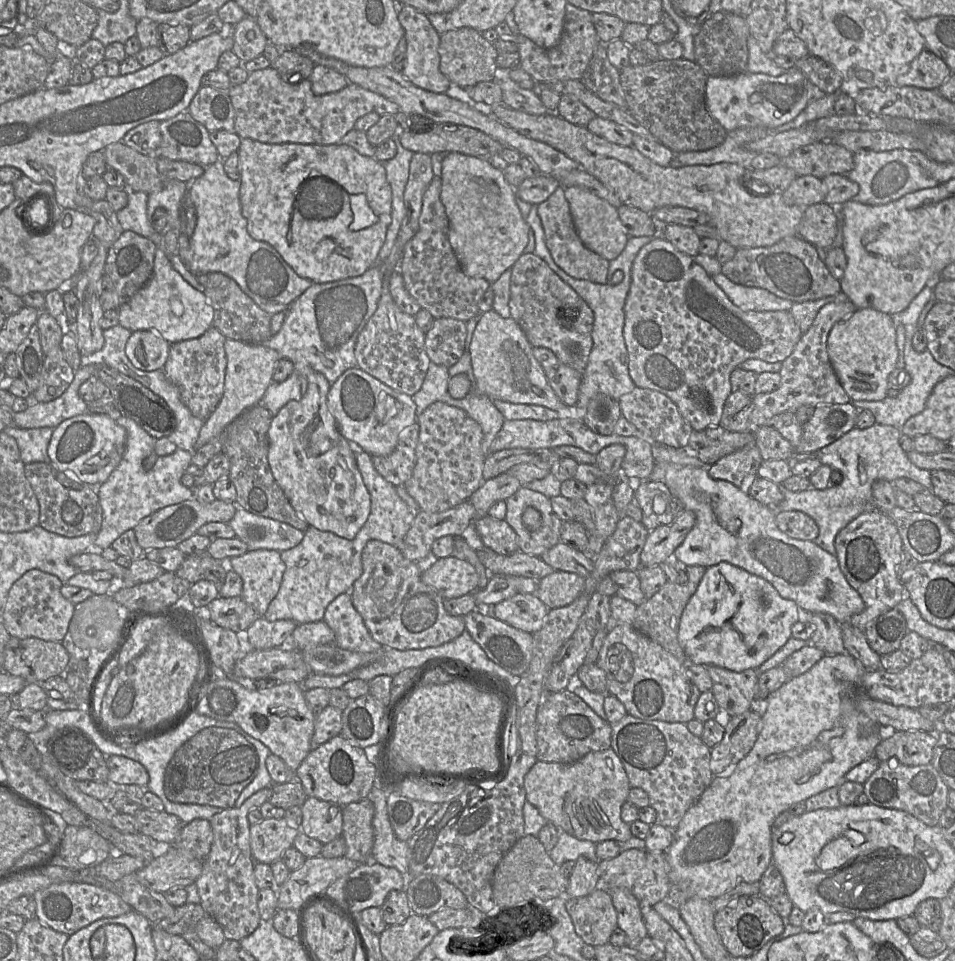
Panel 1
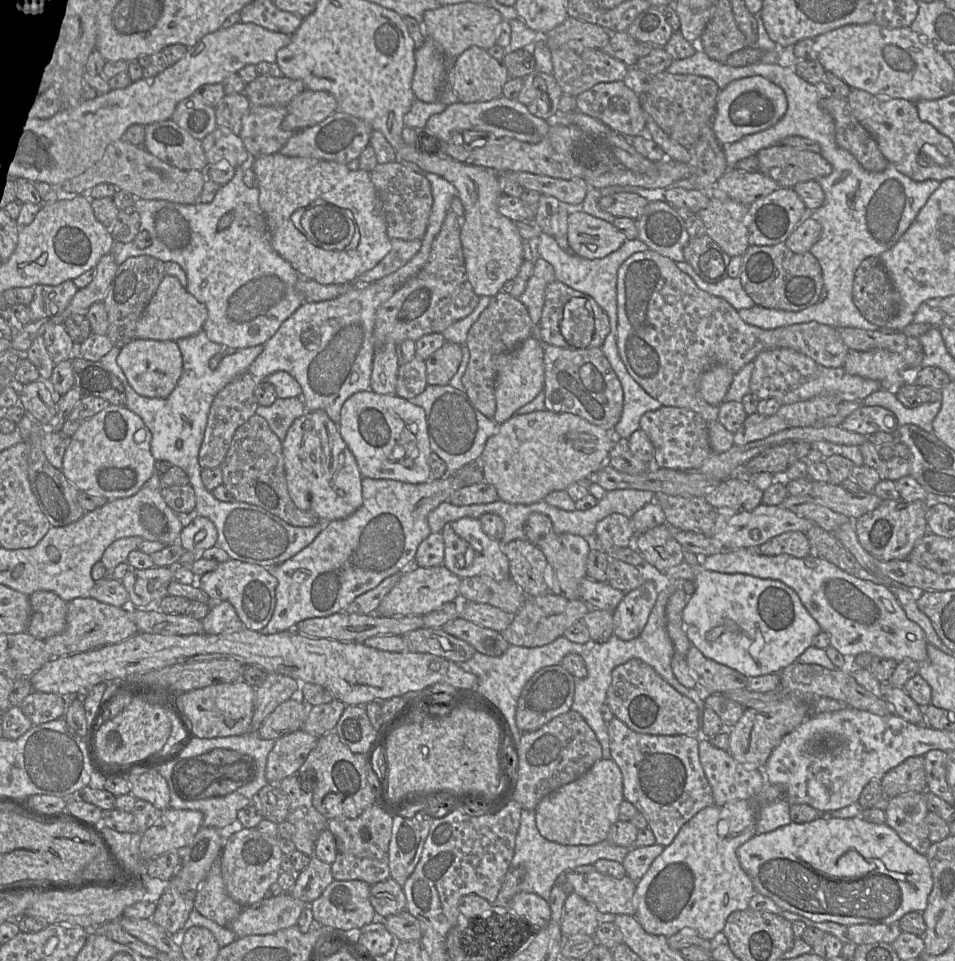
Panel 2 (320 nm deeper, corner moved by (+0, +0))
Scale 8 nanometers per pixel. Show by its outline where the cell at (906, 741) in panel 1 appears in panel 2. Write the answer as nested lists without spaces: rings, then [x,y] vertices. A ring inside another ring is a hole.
[[[913,756],[889,770],[881,779],[883,794],[893,798],[908,792],[927,791],[924,756]]]

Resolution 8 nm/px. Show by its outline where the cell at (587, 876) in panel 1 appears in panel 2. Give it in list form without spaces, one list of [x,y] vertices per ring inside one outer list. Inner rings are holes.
[[[576,892],[569,894],[564,904],[561,921],[564,939],[577,934],[594,936],[599,926],[597,912],[593,904]]]

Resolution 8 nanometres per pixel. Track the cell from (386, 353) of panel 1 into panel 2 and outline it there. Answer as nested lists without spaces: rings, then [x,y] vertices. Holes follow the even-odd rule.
[[[414,357],[411,361],[399,365],[396,385],[396,395],[406,400],[421,394],[426,386],[425,361]]]

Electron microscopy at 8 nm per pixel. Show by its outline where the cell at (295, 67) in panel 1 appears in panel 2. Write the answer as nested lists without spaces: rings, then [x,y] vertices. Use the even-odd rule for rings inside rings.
[[[258,75],[246,84],[244,93],[251,106],[287,106],[305,89],[301,80]]]

